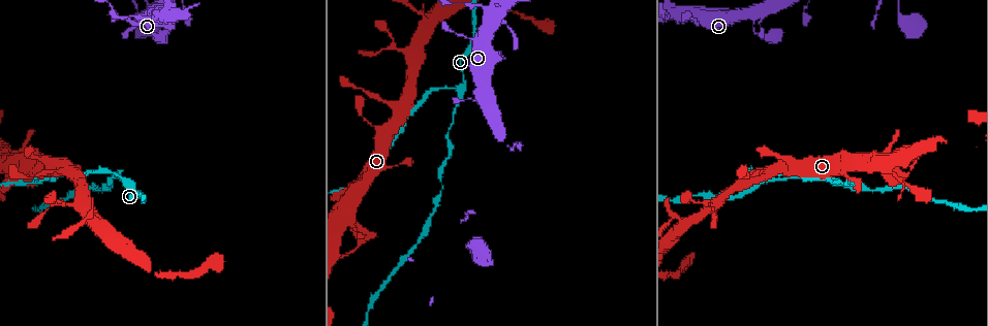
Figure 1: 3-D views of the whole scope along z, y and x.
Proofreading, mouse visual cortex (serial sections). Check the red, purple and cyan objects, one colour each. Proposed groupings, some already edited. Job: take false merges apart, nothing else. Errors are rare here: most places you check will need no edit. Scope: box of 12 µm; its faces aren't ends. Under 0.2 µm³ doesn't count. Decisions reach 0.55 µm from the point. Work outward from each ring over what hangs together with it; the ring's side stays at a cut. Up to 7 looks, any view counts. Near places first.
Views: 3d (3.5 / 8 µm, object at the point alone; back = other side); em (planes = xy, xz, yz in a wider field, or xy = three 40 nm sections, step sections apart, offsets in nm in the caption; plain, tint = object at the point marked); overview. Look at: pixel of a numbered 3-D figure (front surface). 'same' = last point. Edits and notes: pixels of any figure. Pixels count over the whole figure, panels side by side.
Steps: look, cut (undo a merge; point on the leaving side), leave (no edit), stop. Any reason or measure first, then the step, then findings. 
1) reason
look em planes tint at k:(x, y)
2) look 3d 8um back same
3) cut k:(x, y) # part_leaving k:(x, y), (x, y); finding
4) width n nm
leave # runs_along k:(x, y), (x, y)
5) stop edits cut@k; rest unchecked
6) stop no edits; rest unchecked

arms part here
look 3d 3.5um at 1:(128, 186)

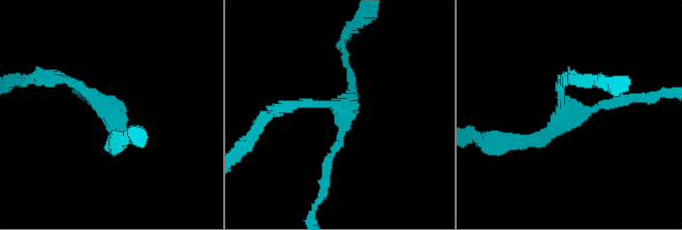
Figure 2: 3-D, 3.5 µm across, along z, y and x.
look em xy step 1 tint at 2:(566, 116)

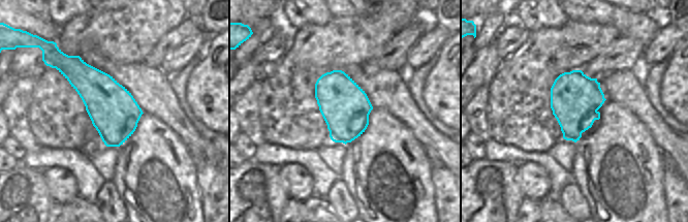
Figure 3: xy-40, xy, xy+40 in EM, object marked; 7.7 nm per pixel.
leave # runs_along 2:(510, 140), (627, 99); all the same cell

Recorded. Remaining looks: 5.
two arms in line, one across
look 3d 3.5um at 1:(93, 222)

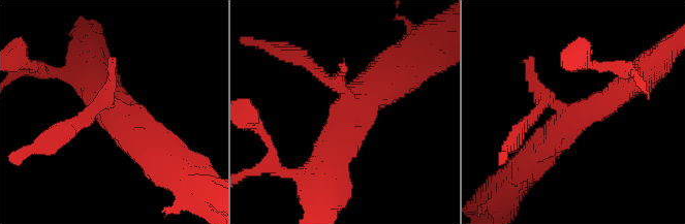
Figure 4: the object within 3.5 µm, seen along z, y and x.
arms 3; arm_widths 200, 400, 500 nm; need the tissue
look em planes tint at 4:(351, 113)

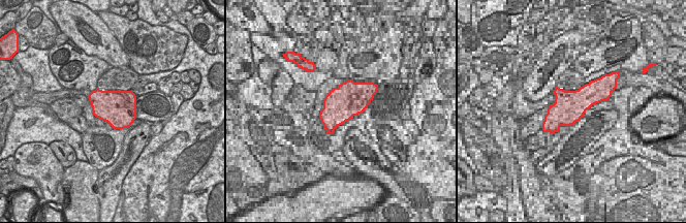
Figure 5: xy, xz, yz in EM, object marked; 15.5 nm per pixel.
leave # runs_along 4:(626, 85), (573, 117), (534, 161); one cell here

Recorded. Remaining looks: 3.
sharp bend
look 3d 3.5um at 1:(491, 15)

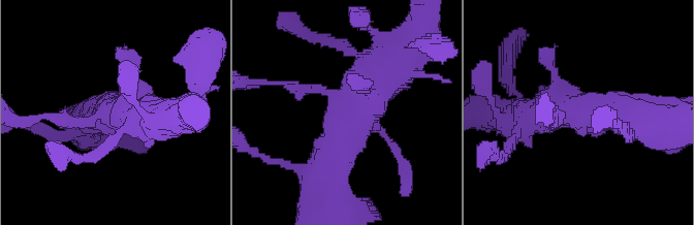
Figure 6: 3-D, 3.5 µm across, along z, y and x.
look em planes tint at 6:(115, 109)

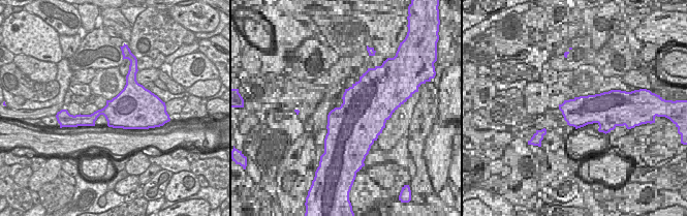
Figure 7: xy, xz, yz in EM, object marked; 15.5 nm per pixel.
leave # runs_along 6:(636, 114), (570, 110), (549, 120); all the same cell

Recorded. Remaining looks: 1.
stop no edits; rest unchecked

